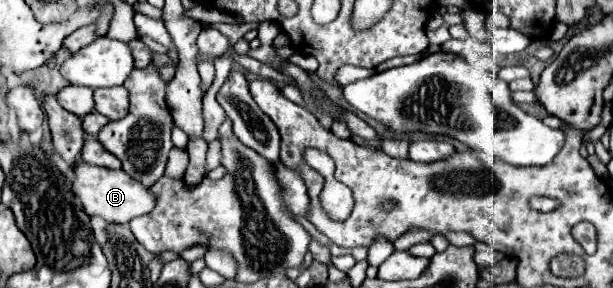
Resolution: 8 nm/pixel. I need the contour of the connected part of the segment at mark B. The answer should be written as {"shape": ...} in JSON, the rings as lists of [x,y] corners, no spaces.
{"shape":[[[76,161],[76,167],[72,167],[74,179],[72,179],[72,193],[82,203],[84,211],[88,215],[104,217],[108,223],[128,223],[130,219],[138,215],[146,215],[154,209],[156,199],[150,193],[148,187],[144,187],[140,181],[128,177],[122,169],[104,169],[96,165],[88,165],[86,161]]]}

